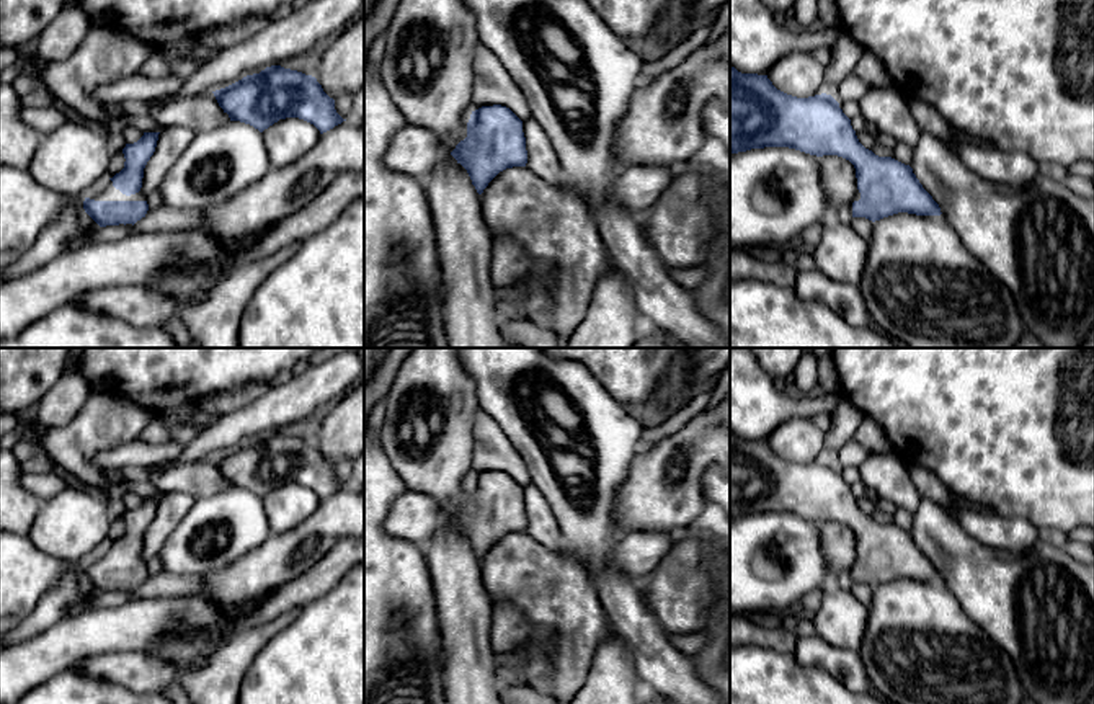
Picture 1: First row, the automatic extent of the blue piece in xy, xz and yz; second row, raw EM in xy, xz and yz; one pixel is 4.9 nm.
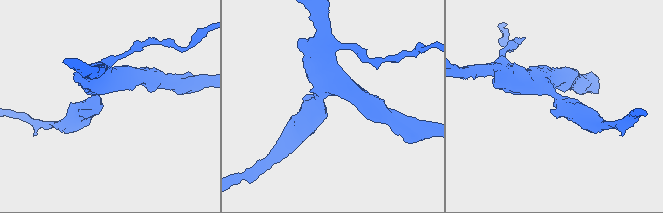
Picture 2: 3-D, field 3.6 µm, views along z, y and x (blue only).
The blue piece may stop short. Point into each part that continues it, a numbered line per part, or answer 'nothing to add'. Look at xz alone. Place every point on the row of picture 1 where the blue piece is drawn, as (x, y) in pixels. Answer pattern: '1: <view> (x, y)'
nothing to add

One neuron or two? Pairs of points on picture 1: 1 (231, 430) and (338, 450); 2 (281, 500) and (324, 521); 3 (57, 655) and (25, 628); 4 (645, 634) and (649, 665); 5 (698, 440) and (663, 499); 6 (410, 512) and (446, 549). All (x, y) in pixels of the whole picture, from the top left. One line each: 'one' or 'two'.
1: two
2: two
3: two
4: one
5: one
6: two

